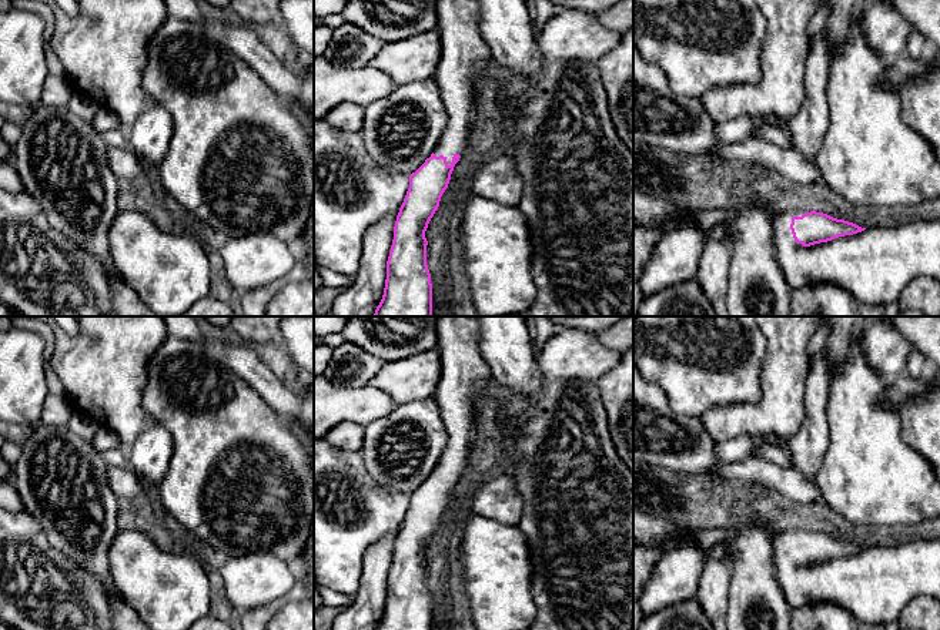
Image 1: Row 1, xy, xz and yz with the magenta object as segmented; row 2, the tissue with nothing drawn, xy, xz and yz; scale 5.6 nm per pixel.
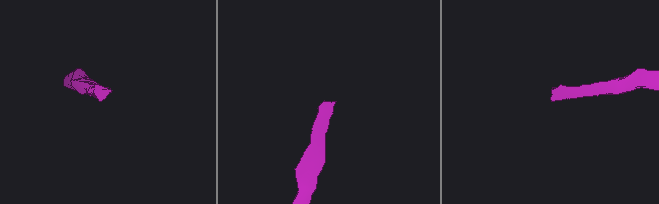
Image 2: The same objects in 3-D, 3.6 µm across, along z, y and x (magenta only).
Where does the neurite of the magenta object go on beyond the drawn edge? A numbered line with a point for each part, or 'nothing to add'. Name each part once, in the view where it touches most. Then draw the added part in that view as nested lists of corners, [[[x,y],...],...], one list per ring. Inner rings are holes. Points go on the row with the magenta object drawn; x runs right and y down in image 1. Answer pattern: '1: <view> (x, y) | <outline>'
1: yz (876, 265) | [[[786,210],[772,217],[772,244],[779,268],[790,289],[819,282],[833,282],[866,305],[887,306],[897,302],[903,291],[920,277],[940,284],[940,220],[906,222],[897,227],[874,227],[853,235],[803,247],[793,238],[793,217],[804,211]]]

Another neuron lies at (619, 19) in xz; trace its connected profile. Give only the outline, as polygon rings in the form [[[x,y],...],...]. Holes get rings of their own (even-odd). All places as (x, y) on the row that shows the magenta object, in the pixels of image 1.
[[[620,0],[613,7],[598,13],[596,17],[603,27],[623,34],[633,27],[633,0]]]

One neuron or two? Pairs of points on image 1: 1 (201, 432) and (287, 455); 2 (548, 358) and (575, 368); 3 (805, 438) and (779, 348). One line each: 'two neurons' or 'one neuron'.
1: one neuron
2: one neuron
3: two neurons

